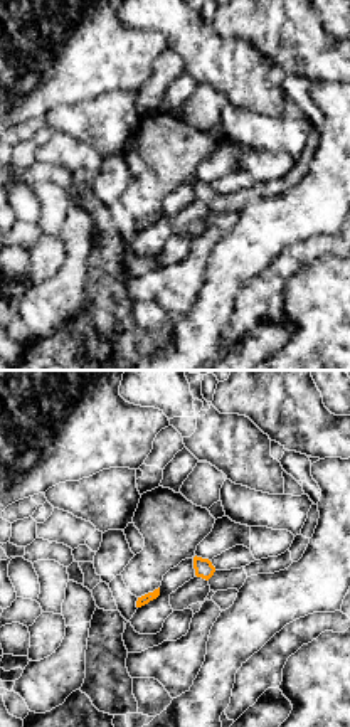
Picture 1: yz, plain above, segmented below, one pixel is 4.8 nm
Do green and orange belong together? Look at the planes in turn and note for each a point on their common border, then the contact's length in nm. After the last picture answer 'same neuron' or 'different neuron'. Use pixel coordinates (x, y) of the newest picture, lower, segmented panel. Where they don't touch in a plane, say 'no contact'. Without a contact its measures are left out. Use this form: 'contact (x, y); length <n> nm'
no contact

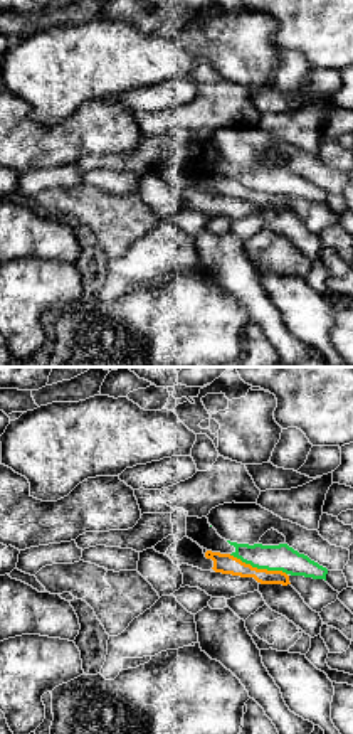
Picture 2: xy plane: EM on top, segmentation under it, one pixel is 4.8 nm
contact (258, 568); length 300 nm

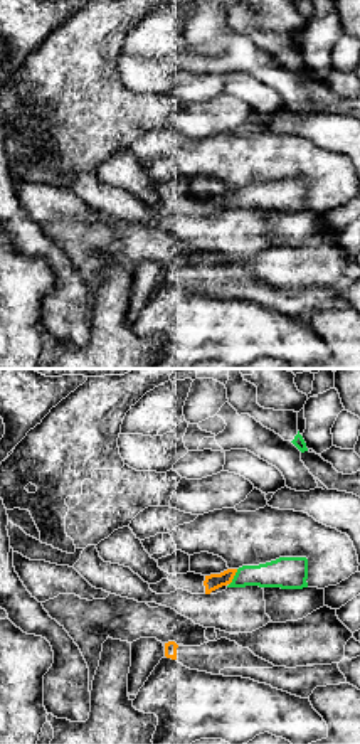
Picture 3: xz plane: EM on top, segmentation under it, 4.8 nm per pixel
contact (234, 578); length 90 nm

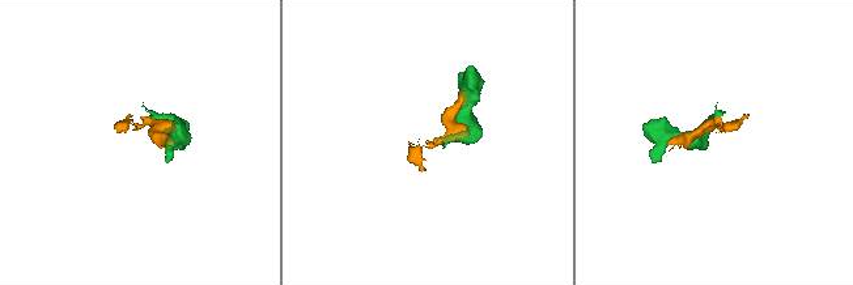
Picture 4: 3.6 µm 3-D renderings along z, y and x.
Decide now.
different neuron

